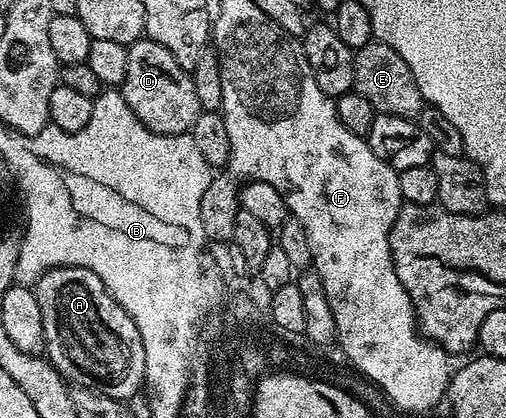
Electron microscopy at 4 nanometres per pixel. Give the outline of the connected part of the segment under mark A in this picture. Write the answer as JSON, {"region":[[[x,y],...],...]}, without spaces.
{"region":[[[55,267],[36,282],[34,290],[38,309],[42,309],[46,358],[64,380],[121,401],[128,401],[139,387],[145,386],[138,325],[114,301],[98,273],[81,267]]]}

